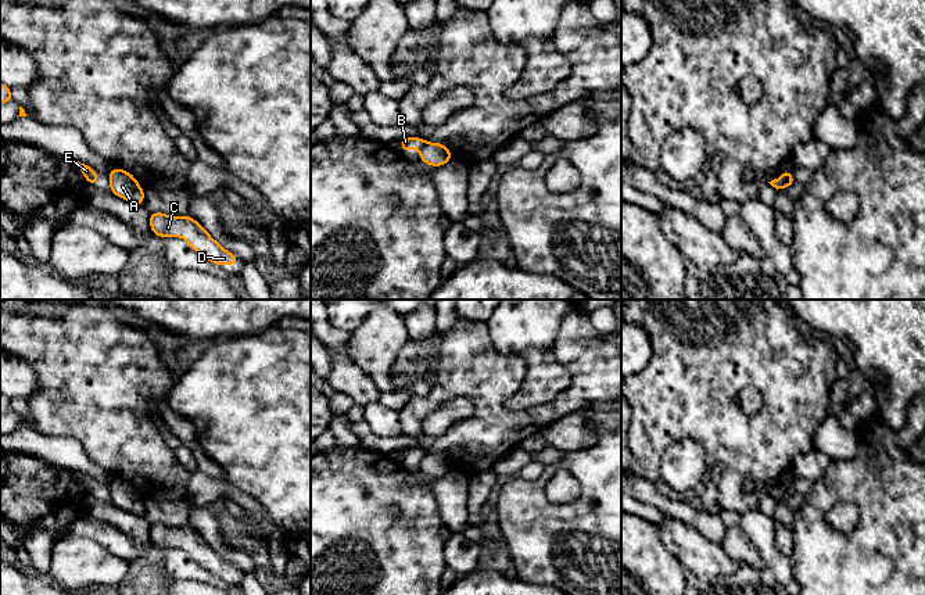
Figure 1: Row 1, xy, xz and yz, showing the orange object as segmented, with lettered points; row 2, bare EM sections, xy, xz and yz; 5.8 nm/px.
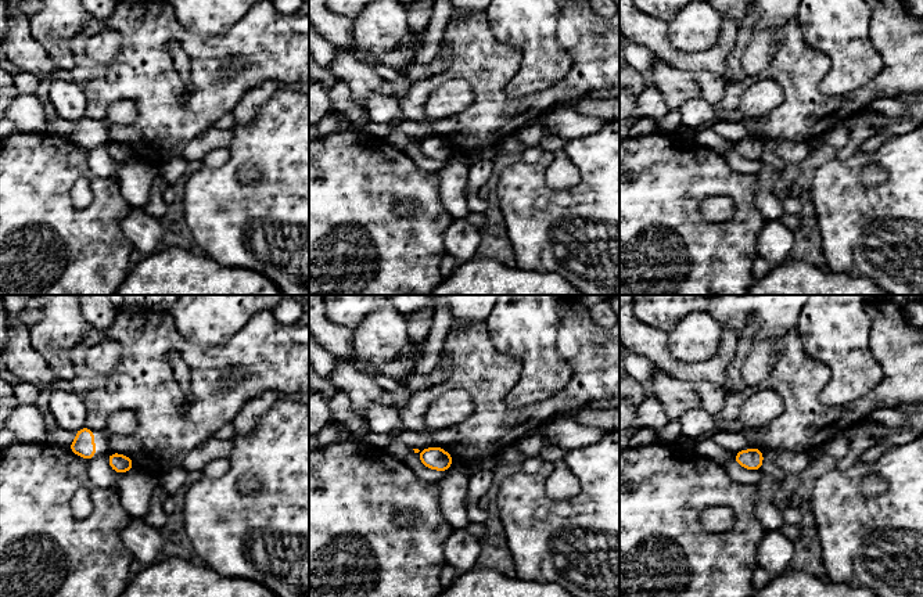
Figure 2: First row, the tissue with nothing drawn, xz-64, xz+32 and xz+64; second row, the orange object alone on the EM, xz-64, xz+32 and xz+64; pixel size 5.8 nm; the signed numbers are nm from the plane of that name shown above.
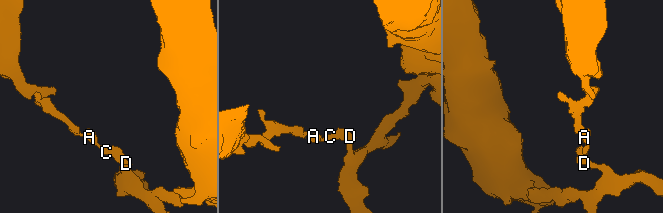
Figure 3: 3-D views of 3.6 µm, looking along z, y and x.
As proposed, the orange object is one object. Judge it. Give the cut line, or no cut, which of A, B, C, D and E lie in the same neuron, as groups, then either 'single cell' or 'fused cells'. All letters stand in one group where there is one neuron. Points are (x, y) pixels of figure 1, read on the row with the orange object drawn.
cut xz (425, 142), (419, 149); groups A C D / B E; fused cells

